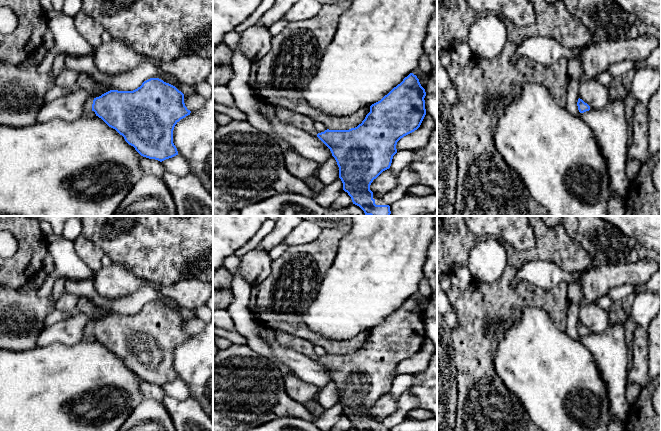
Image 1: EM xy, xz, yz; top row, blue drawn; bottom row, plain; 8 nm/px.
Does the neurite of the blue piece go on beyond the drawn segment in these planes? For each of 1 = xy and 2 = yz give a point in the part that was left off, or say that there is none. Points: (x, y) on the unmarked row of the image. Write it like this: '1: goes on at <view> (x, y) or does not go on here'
1: goes on at xy (88, 329)
2: does not go on here

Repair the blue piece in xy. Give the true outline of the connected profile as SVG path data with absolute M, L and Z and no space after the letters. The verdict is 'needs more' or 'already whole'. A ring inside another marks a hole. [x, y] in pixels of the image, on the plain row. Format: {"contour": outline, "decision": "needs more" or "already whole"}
{"contour": "M150 302L133 315L110 314L84 328L84 340L92 335L109 351L122 359L143 381L160 386L178 379L173 367L175 349L191 335L184 327L184 318L159 302Z", "decision": "needs more"}

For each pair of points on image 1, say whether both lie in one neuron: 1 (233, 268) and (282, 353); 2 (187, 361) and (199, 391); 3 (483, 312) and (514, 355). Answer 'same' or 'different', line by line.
1: different
2: same
3: different

